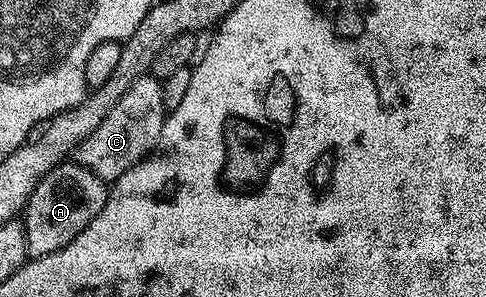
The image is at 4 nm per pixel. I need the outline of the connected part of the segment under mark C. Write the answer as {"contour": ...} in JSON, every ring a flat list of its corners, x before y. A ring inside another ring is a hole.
{"contour":[[150,74,141,76,115,102,115,110,87,134,80,144,73,149,71,156,78,164,85,168,90,168,101,180,112,182,118,180,131,166,135,166,140,160,152,153,157,146,157,140,161,136,161,131,165,125,167,109,165,106,165,89,162,81,155,79]]}

